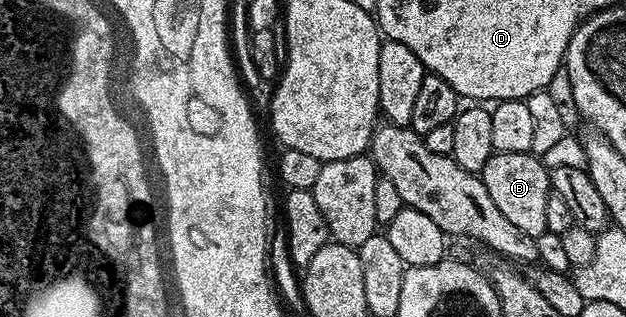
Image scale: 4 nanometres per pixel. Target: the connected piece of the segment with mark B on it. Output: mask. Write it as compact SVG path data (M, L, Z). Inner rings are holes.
M495 152L484 164L480 172L484 188L488 188L488 196L496 203L496 208L518 225L528 236L539 238L546 231L544 208L548 205L548 196L552 193L550 188L550 171L541 157L533 153Z

